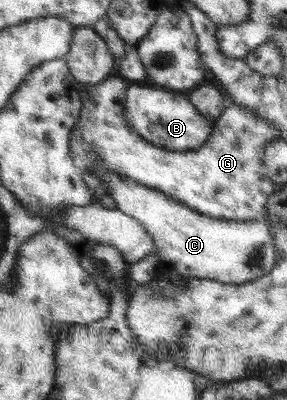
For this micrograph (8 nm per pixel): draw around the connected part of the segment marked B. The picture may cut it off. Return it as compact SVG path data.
M129 81L124 99L124 116L126 122L140 134L150 140L156 147L162 147L168 151L196 150L203 146L214 129L214 118L204 116L196 110L196 106L186 99L178 96L171 90L153 89L144 87Z

